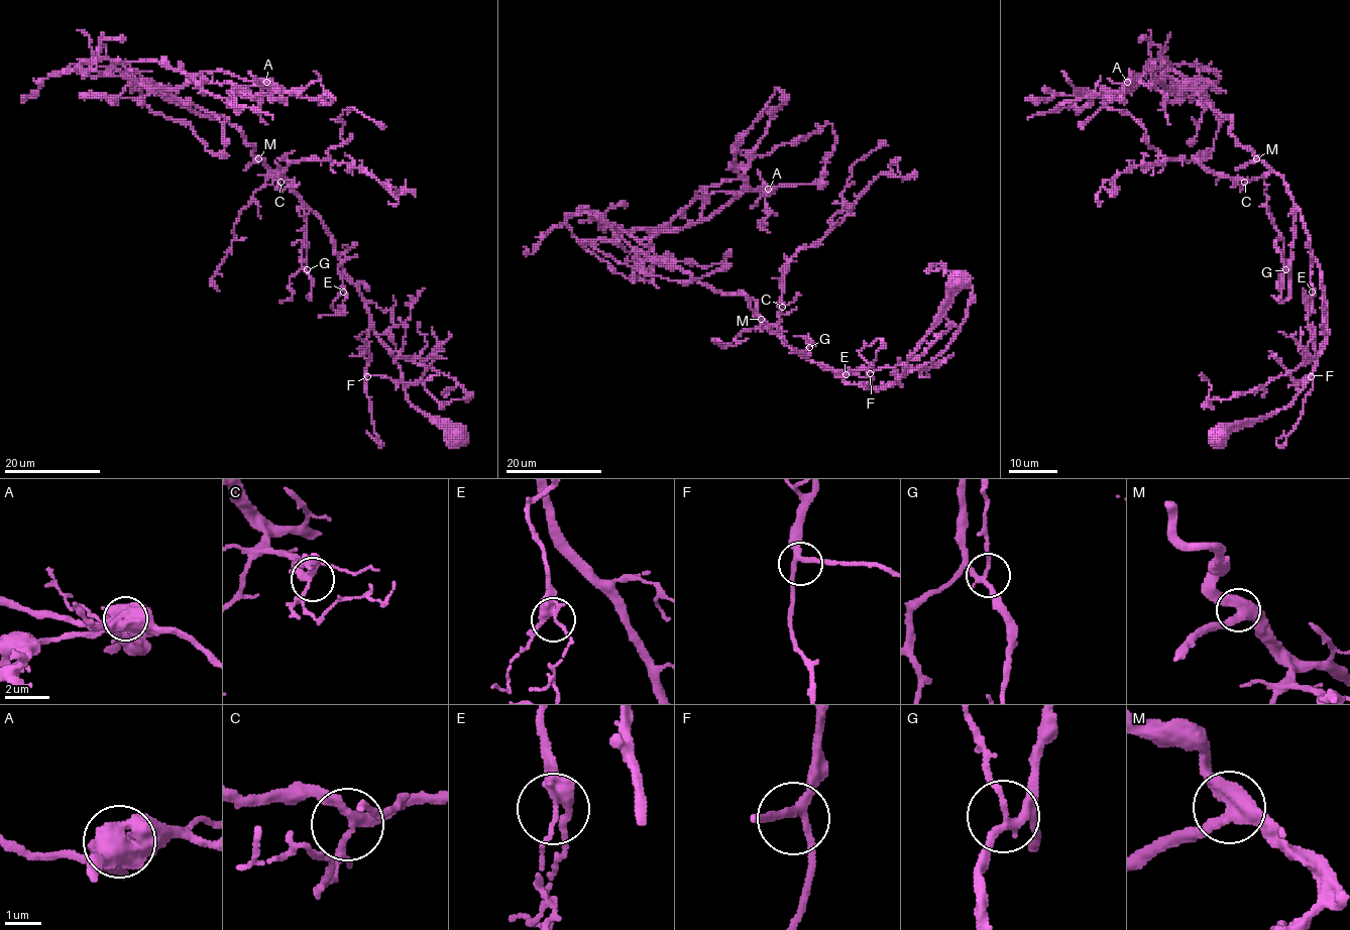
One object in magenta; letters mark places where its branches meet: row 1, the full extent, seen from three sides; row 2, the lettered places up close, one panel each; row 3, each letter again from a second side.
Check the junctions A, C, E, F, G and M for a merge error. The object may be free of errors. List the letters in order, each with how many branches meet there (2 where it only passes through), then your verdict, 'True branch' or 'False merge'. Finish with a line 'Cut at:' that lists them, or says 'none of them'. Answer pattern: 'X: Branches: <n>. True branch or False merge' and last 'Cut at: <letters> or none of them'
A: Branches: 3. False merge
C: Branches: 3. True branch
E: Branches: 3. True branch
F: Branches: 3. True branch
G: Branches: 3. True branch
M: Branches: 3. True branch
Cut at: A

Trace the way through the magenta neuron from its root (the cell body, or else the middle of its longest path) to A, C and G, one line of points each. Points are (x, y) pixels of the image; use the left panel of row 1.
A: (461, 436), (409, 400), (332, 236), (287, 177), (222, 115), (195, 114), (147, 89), (266, 82)
C: (461, 436), (409, 400), (332, 236), (287, 177), (272, 171), (280, 182)
G: (461, 436), (453, 423), (427, 416), (409, 400), (396, 356), (374, 330), (332, 236), (306, 208), (307, 269)

